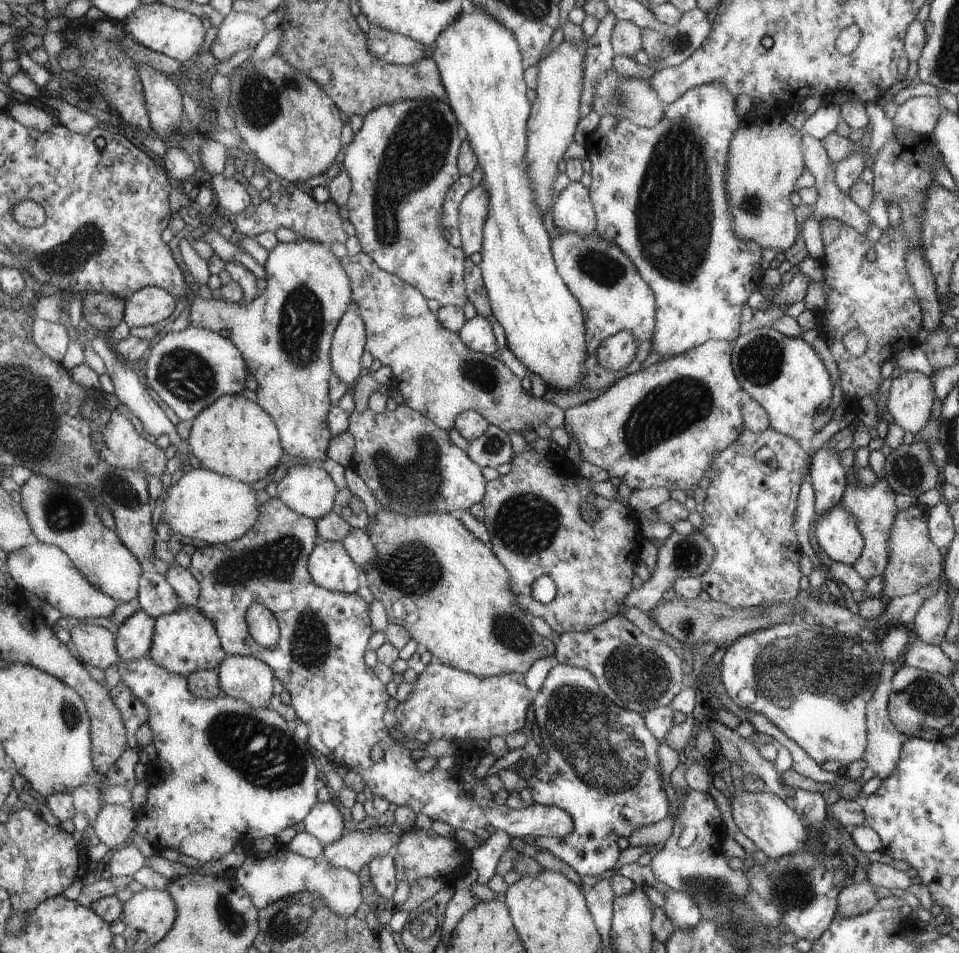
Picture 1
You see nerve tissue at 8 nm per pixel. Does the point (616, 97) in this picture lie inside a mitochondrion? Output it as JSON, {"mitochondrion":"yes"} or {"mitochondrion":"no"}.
{"mitochondrion":"yes"}

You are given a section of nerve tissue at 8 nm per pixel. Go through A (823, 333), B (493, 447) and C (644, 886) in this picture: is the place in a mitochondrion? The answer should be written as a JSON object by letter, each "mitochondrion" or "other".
{"A":"other","B":"mitochondrion","C":"other"}

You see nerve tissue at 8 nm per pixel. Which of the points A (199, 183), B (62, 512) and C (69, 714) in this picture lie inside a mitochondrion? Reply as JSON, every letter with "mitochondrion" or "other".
{"A":"other","B":"mitochondrion","C":"mitochondrion"}

